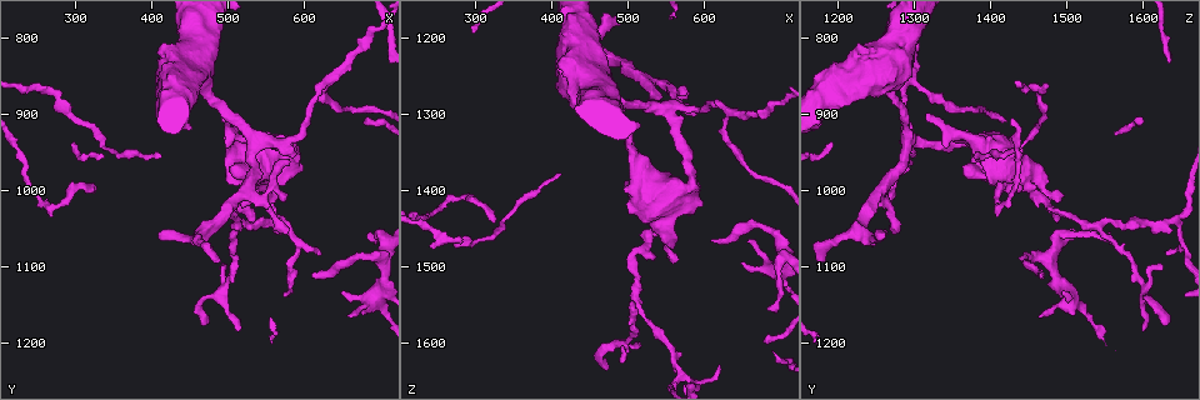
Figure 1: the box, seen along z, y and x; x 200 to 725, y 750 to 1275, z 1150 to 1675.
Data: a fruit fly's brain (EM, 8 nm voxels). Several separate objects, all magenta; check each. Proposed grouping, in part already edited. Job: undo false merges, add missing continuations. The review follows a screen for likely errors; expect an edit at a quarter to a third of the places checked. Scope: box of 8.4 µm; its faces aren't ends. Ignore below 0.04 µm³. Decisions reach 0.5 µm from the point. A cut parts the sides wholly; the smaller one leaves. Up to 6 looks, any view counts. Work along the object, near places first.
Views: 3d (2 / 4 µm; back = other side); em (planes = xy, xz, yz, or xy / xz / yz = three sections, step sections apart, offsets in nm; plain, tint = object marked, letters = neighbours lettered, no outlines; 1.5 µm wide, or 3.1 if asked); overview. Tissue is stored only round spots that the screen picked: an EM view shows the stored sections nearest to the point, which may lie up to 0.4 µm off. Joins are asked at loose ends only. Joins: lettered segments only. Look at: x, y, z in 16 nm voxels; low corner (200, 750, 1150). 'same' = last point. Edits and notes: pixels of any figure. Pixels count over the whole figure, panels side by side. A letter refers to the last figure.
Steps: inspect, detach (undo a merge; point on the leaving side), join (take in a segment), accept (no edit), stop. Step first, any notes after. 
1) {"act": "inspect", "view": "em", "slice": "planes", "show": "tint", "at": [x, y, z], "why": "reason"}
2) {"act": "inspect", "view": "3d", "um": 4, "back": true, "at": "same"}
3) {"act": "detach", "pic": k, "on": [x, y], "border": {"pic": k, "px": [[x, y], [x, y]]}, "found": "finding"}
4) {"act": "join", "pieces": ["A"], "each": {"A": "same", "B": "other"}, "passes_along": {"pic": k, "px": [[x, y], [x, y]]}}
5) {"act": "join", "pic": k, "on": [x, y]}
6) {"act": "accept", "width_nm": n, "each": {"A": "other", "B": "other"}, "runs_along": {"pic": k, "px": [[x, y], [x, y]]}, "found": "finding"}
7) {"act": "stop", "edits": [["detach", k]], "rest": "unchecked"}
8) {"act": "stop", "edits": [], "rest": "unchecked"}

{"act": "inspect", "view": "3d", "um": 4, "at": [525, 1005, 1465], "why": "thick turns thin"}

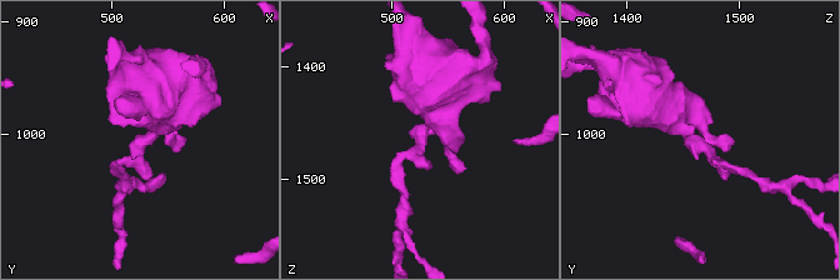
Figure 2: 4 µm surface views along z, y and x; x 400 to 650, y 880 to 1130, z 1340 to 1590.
{"act": "inspect", "view": "em", "slice": "yz", "step": 4, "show": "letters", "at": [526, 1010, 1462]}

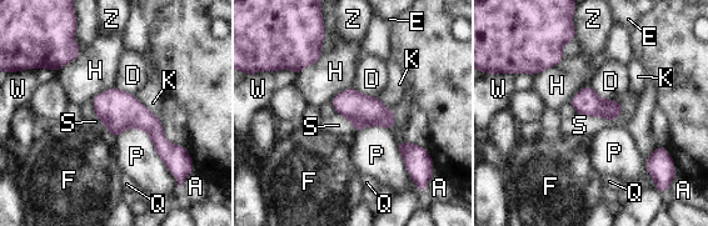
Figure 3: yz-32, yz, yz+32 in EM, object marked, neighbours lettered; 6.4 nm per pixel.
{"act": "accept", "each": {"A": "other", "D": "other", "E": "other", "F": "other", "H": "other", "K": "other", "P": "other", "Q": "other", "S": "other", "W": "other", "Z": "other"}, "runs_along": {"pic": 3, "px": [[95, 101], [184, 152]]}, "found": "one neuron here"}

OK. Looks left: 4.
{"act": "inspect", "view": "em", "slice": "planes", "show": "letters", "at": [610, 1115, 1465], "why": "branch stops here"}

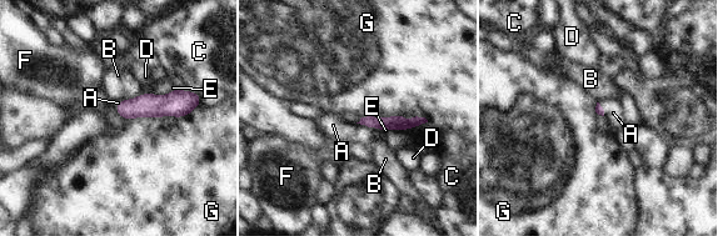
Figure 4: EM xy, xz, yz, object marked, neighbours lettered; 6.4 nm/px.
{"act": "join", "pieces": ["A"], "each": {"A": "same", "B": "other", "C": "other", "D": "other", "E": "other", "F": "other", "G": "other"}, "passes_along": {"pic": 4, "px": [[397, 122], [365, 125], [333, 125]]}, "found": "it goes on there"}

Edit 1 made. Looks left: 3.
{"act": "inspect", "view": "overview"}

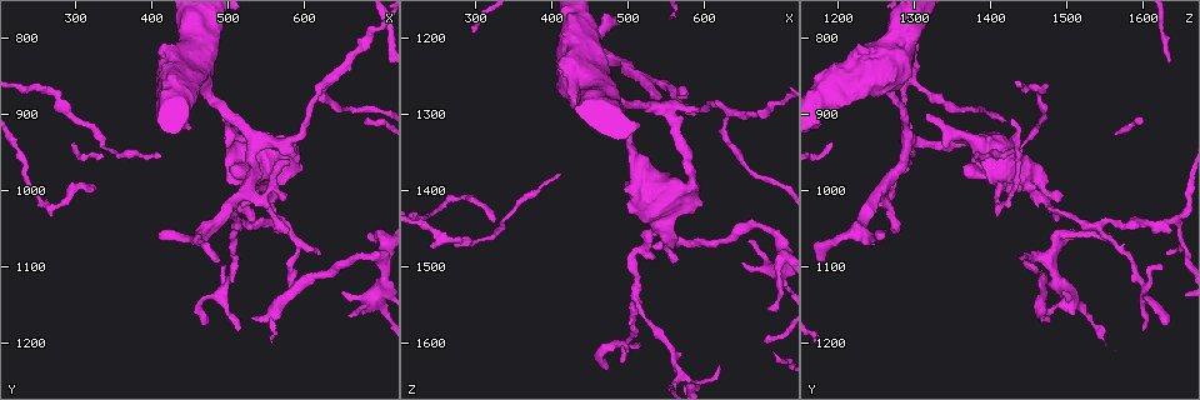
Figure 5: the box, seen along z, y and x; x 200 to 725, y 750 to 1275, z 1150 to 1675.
{"act": "inspect", "view": "em", "slice": "xz", "step": 8, "show": "tint", "at": [410, 1055, 1265], "why": "an open end"}

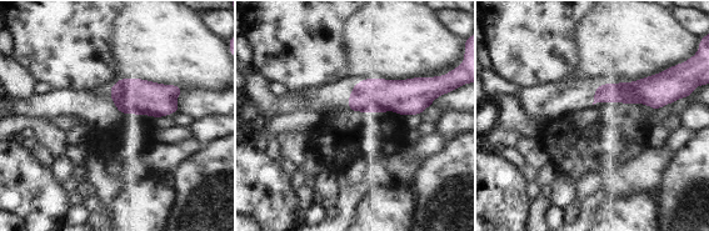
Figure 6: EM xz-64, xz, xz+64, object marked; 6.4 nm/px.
{"act": "inspect", "view": "em", "slice": "yz", "step": 8, "show": "letters", "at": "same", "why": "cut it another way"}

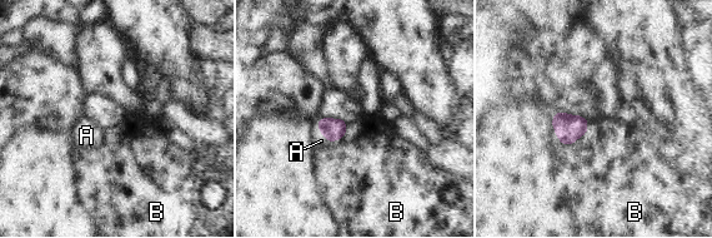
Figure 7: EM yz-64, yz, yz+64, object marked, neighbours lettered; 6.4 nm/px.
{"act": "join", "pieces": ["A"], "each": {"A": "same", "B": "other"}, "passes_along": {"pic": 7, "px": [[332, 129], [326, 139], [321, 140]]}, "found": "it goes on there"}

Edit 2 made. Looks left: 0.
{"act": "stop", "edits": [["join", 4], ["join", 7]], "rest": "unchecked"}

